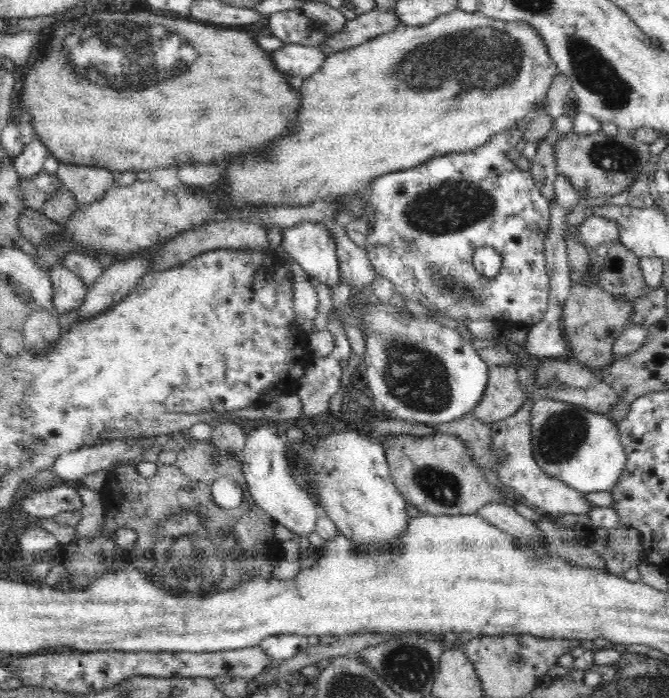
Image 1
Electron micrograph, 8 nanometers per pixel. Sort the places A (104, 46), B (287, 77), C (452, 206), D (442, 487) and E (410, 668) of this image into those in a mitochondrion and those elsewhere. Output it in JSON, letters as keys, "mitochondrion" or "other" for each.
{"A":"mitochondrion","B":"other","C":"mitochondrion","D":"mitochondrion","E":"mitochondrion"}

